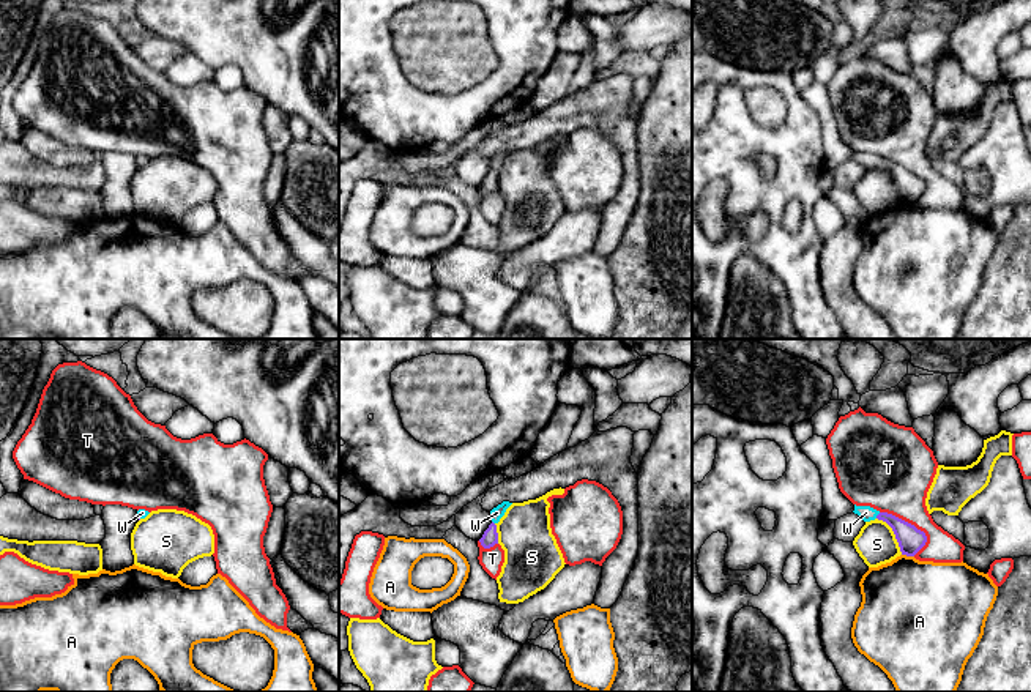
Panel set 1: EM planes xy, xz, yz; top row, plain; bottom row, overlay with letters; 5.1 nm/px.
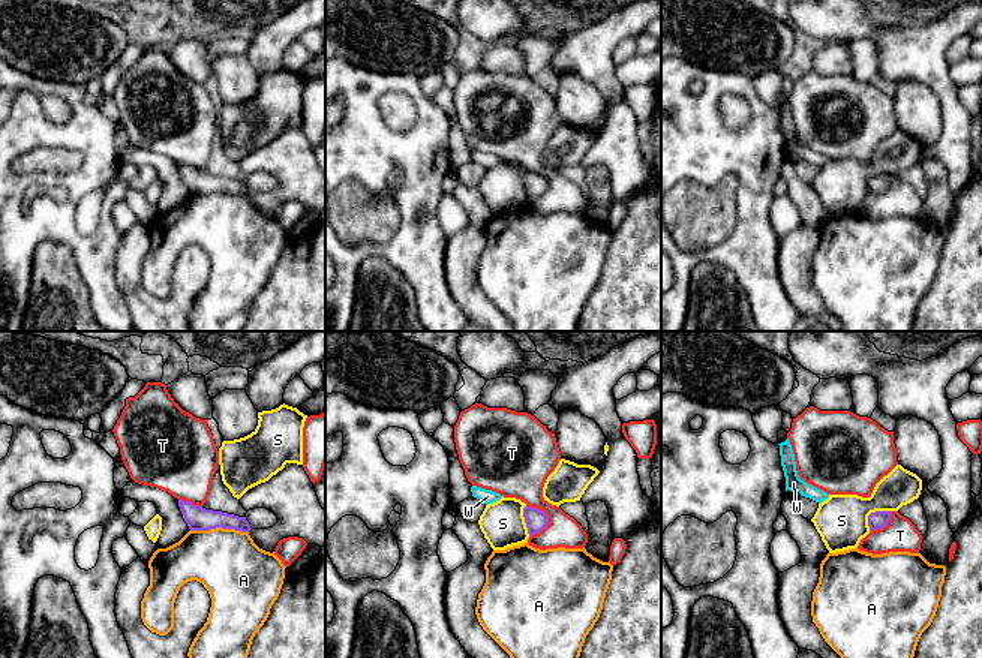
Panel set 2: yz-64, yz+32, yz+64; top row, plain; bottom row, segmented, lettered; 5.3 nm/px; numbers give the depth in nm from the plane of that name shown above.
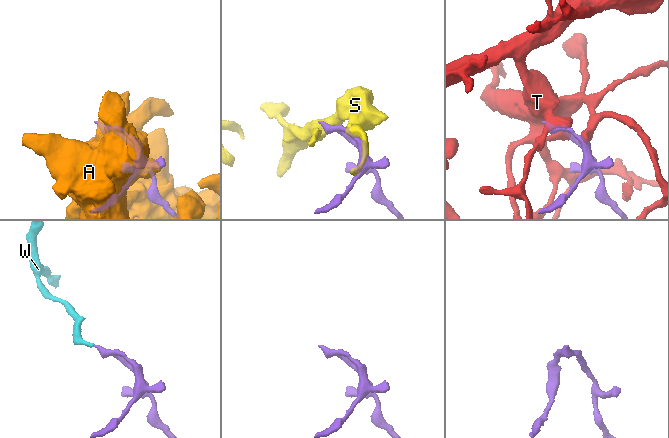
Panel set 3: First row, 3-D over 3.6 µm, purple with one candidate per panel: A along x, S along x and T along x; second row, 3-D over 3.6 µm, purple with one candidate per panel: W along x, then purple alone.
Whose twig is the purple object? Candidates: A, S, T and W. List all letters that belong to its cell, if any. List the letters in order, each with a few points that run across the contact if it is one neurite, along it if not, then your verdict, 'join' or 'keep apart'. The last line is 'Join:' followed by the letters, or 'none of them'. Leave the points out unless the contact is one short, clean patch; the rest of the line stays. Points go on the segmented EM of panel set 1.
A: keep apart
S: yz (877, 517), (891, 528), (902, 554) | keep apart
T: keep apart
W: yz (910, 539), (888, 517), (877, 516), (866, 513) | join
Join: W

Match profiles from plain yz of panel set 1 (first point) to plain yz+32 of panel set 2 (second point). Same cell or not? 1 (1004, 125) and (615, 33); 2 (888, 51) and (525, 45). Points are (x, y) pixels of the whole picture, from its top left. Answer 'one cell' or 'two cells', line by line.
1: one cell
2: two cells

